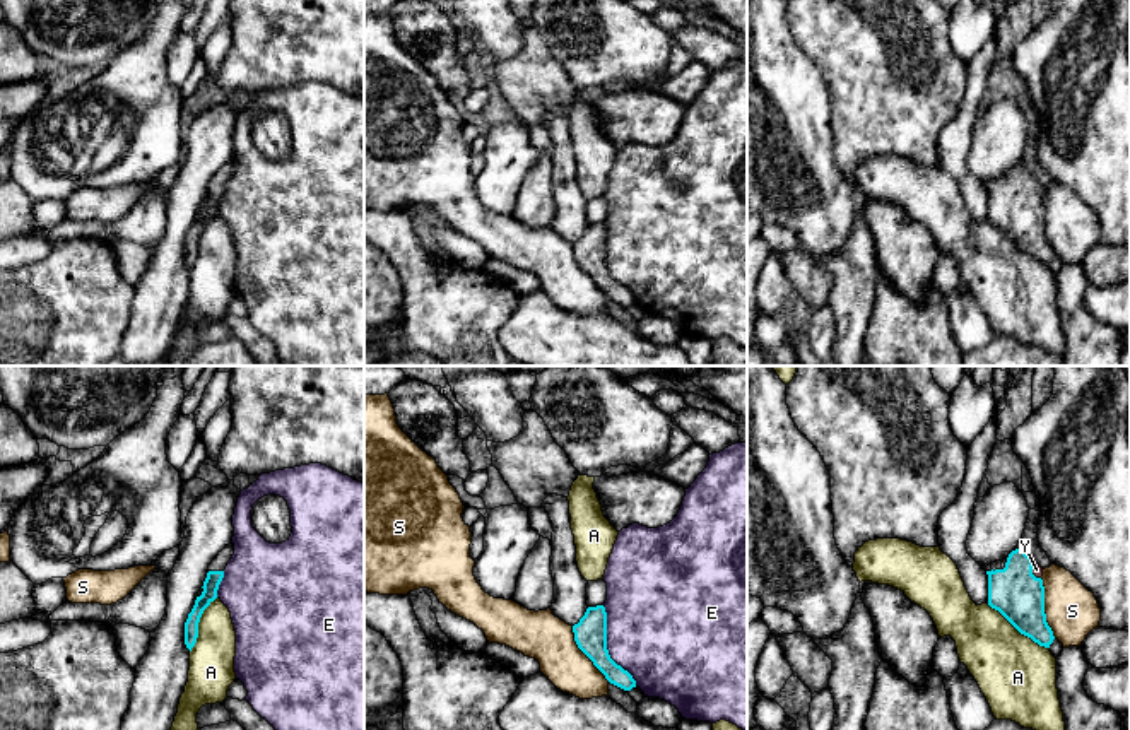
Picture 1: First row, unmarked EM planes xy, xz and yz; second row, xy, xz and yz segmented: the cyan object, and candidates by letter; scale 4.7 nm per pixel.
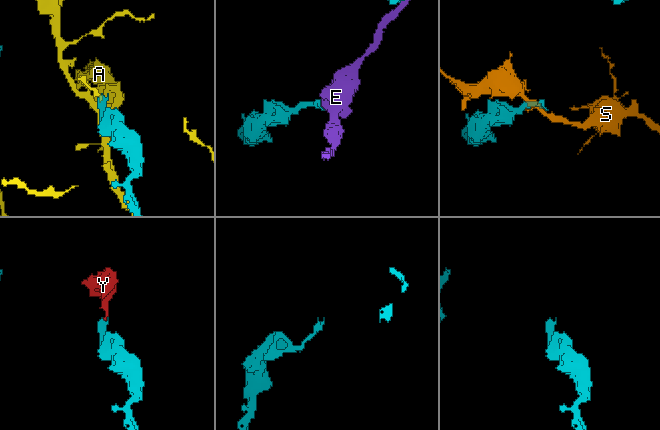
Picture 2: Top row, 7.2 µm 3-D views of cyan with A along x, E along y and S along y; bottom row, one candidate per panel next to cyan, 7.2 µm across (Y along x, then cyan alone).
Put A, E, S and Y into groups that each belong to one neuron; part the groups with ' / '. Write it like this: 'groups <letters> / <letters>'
groups A / E / S / Y

